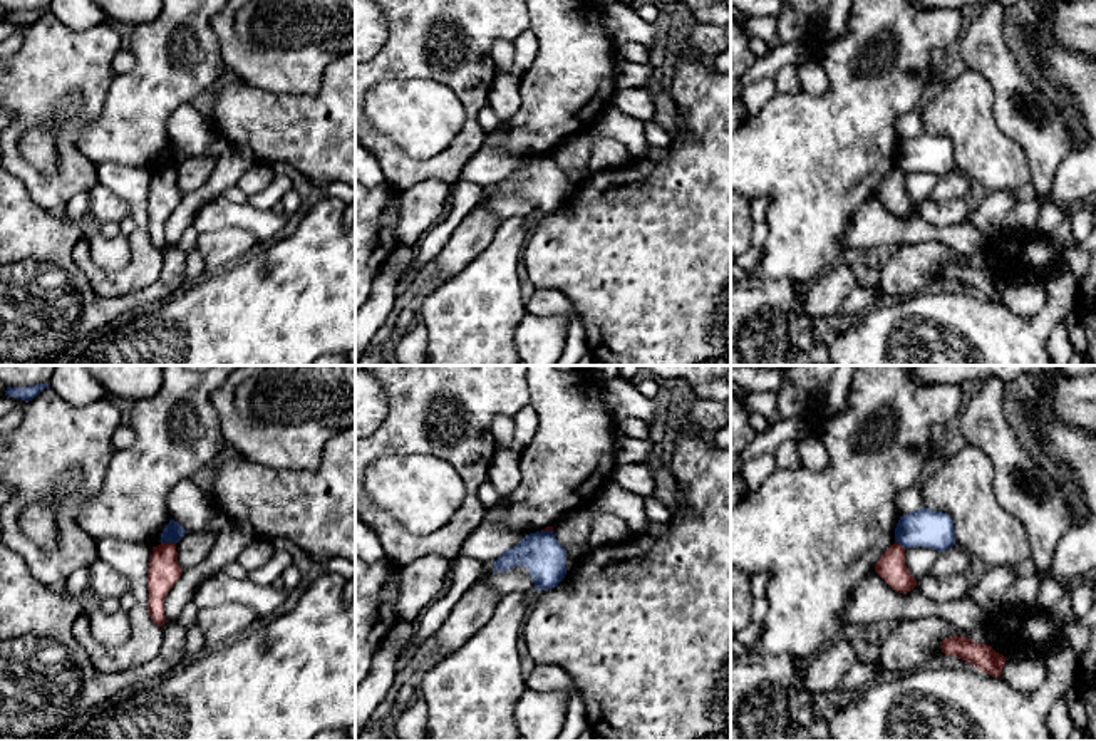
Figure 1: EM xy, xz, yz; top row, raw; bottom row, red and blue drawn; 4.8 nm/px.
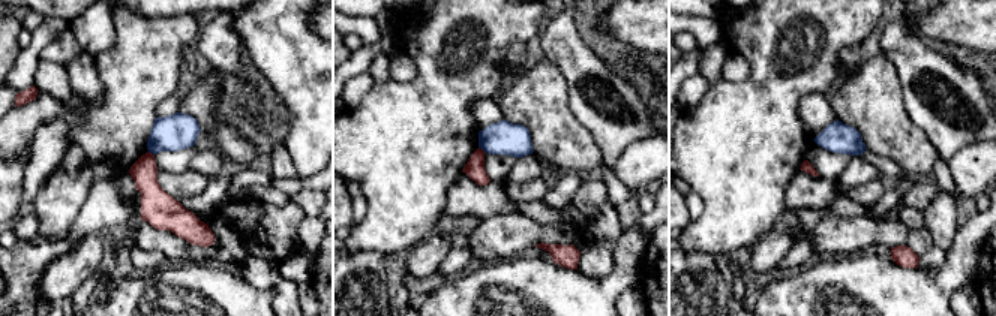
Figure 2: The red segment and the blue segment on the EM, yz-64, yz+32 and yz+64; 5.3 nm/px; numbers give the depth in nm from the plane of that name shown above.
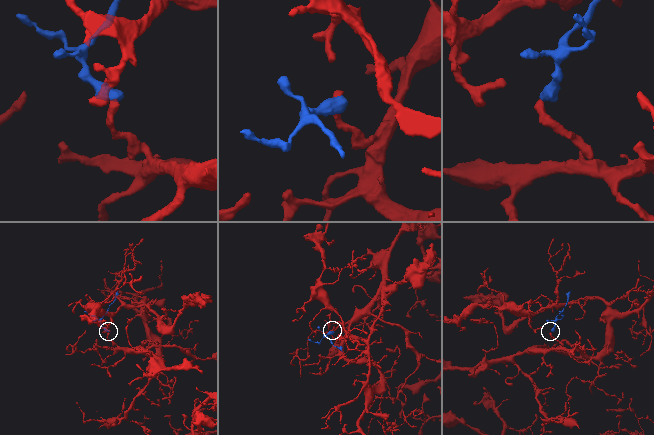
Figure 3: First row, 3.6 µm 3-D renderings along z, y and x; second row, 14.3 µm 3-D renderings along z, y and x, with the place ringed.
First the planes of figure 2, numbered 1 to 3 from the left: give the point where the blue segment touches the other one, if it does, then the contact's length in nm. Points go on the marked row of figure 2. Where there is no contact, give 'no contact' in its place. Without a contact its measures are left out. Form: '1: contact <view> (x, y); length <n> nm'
1: contact yz-64 (150, 153); length 40 nm
2: contact yz+32 (480, 149); length 50 nm
3: no contact

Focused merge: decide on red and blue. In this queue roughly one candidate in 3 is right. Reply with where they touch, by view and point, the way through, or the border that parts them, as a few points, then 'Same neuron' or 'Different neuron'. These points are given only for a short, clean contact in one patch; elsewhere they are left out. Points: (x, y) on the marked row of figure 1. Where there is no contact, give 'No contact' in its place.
Touches red at xy (168, 544). Boundary: xy (161, 542), (175, 544). Different neuron

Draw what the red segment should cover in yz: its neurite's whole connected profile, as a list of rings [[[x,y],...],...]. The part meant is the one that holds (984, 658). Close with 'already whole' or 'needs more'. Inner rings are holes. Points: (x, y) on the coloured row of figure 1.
[[[954,635],[942,640],[942,652],[955,656],[967,664],[975,666],[980,672],[1000,677],[1007,657],[995,652],[990,645],[972,642],[967,637]]] | already whole

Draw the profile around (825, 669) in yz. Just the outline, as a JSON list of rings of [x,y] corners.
[[[845,635],[826,644],[816,654],[808,657],[803,684],[813,696],[819,692],[831,692],[838,687],[845,674],[855,666],[856,652]]]

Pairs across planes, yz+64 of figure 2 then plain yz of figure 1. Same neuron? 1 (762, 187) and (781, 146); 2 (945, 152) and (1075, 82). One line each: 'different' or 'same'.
1: same
2: different

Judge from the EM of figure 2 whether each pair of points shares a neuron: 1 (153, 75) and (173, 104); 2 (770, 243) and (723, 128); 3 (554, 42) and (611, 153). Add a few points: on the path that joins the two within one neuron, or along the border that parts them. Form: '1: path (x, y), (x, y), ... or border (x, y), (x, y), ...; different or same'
1: border (173, 93), (156, 108), (155, 116); different
2: border (777, 223), (750, 249); different
3: path (572, 69), (573, 87), (584, 105), (605, 126); same

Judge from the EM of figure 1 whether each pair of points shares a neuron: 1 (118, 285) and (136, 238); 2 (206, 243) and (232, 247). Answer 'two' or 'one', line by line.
1: one
2: one

